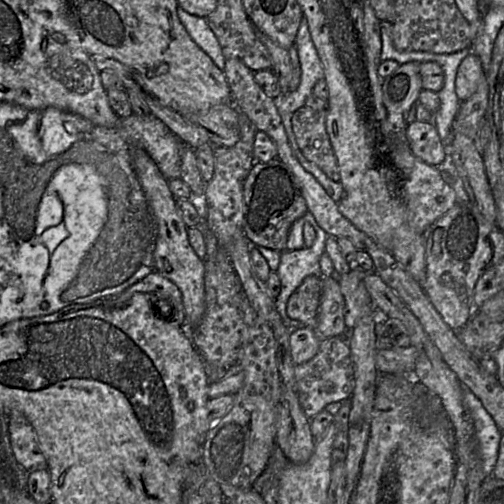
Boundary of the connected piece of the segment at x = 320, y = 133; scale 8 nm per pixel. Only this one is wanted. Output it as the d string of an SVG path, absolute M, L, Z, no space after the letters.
M307 106L298 108L291 119L296 142L303 155L315 163L330 179L340 182L337 158L326 131L326 112Z

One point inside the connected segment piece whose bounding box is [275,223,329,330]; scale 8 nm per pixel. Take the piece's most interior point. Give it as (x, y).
(294, 266)

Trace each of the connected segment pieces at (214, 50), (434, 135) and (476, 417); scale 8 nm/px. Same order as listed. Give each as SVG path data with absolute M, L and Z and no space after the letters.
M180 6L177 7L177 15L192 40L213 60L219 69L224 70L226 59L207 19L190 14Z
M414 121L407 125L406 133L412 152L425 163L441 167L447 161L446 147L441 141L433 121Z
M465 387L464 403L474 425L482 470L486 476L492 477L503 432L497 427L481 401Z

